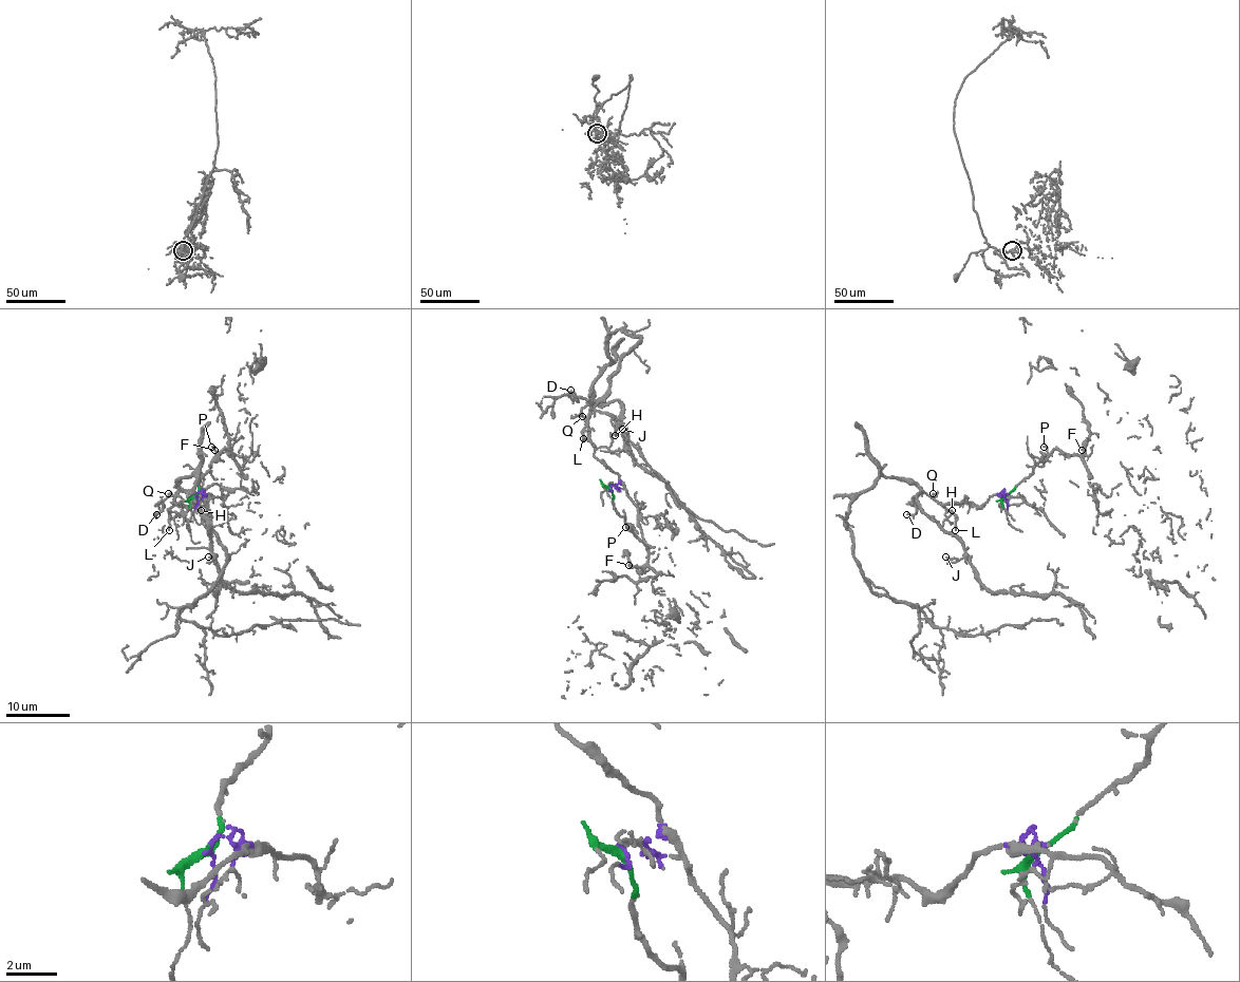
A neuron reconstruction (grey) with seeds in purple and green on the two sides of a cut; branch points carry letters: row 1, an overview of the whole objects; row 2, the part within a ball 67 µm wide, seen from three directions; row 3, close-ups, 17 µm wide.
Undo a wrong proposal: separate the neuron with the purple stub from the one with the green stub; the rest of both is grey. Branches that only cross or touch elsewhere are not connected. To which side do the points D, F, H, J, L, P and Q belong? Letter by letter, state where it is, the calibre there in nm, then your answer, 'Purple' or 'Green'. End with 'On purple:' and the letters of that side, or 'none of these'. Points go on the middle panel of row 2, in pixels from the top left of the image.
D: Place: (570, 390). Thickness 120 nm. Purple
F: Place: (628, 565). Thickness 100 nm. Green
H: Place: (615, 435). Thickness 70 nm. Purple
J: Place: (622, 429). Thickness 150 nm. Purple
L: Place: (583, 438). Thickness 180 nm. Purple
P: Place: (625, 527). Thickness 130 nm. Green
Q: Place: (582, 416). Thickness 150 nm. Purple
On purple: D, H, J, L, Q

